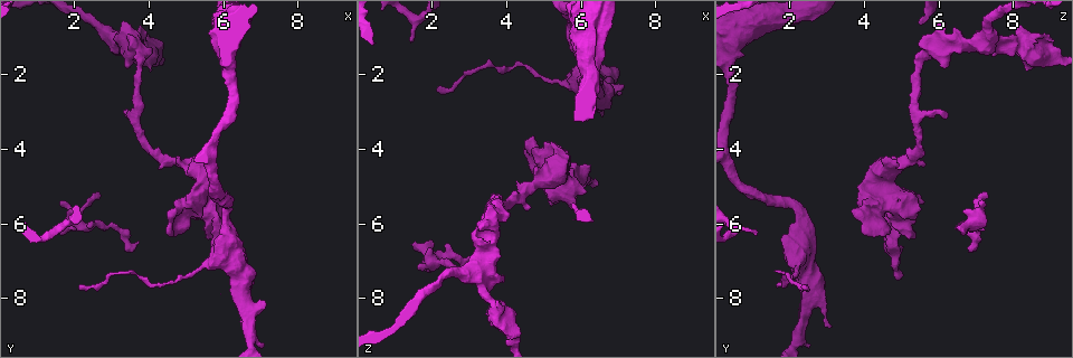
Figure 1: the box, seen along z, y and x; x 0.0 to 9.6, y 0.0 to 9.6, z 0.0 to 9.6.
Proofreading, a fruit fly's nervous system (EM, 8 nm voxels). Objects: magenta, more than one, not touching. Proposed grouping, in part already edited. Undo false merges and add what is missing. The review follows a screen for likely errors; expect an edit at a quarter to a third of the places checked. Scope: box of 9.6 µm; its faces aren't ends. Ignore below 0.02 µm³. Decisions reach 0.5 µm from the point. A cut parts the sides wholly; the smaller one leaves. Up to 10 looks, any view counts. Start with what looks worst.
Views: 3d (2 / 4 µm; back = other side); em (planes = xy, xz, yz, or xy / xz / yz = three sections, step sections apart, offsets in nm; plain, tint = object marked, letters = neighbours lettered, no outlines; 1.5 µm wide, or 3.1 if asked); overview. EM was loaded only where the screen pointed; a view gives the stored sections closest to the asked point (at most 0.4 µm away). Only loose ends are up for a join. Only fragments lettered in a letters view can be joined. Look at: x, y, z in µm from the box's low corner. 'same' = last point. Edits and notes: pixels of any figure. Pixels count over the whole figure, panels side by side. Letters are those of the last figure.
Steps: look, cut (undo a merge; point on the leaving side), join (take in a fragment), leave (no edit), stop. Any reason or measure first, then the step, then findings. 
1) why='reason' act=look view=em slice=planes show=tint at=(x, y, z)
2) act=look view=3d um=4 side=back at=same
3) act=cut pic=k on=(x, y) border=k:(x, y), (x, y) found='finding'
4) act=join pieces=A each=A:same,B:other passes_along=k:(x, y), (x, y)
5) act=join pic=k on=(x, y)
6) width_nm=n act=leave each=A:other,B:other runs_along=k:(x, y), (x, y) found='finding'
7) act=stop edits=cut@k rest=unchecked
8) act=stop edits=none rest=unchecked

why='an open end' act=look view=3d um=4 at=(1.45, 6.15, 6.50)

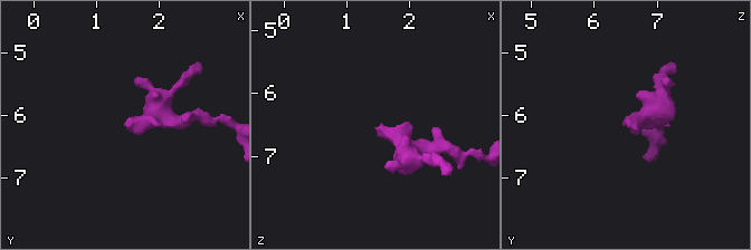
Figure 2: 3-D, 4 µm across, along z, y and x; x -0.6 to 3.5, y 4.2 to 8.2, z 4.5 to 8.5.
act=look view=em slice=planes show=letters at=(1.50, 6.10, 6.55)

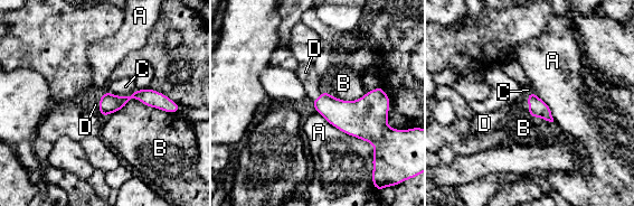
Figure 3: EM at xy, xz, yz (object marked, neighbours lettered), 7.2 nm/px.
act=join pieces=D each=A:other,B:other,C:other,D:same passes_along=3:(537, 108), (528, 104), (497, 116) found='it goes on there'

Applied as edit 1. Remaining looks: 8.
act=look view=overview

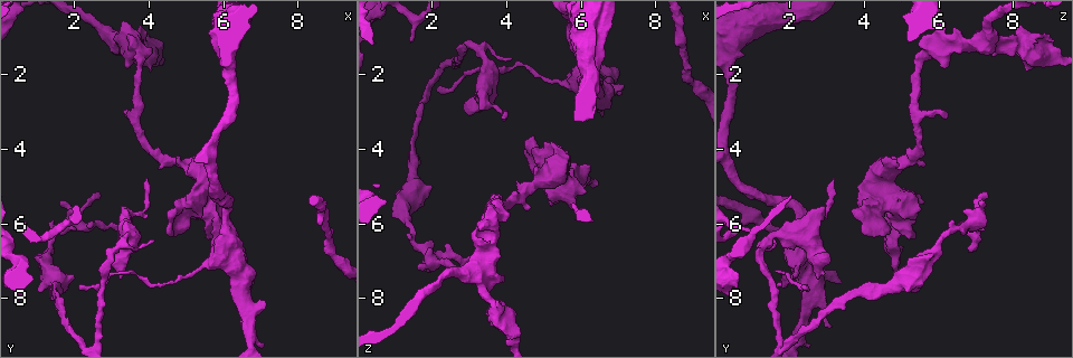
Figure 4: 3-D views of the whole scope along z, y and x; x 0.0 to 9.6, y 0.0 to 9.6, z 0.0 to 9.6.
why='tapers out' act=look view=3d um=4 at=(1.45, 6.20, 1.05)

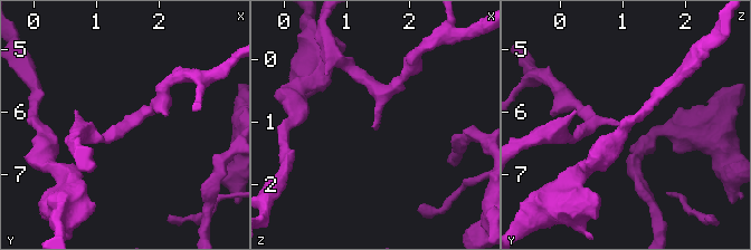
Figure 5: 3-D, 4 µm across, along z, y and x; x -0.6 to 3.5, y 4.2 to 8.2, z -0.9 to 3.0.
why='shape alone is not enough' act=look view=em slice=xy step=8 show=letters at=(1.45, 6.25, 1.10)

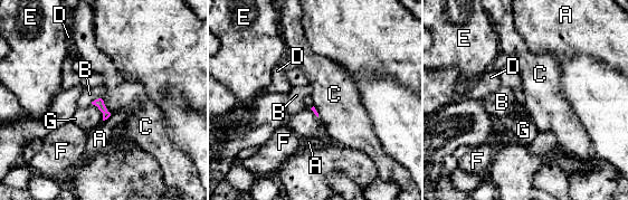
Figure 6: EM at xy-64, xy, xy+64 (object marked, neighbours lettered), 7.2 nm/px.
act=leave each=A:other,B:other,C:other,D:other,E:other,F:other,G:other border=6:(91, 103), (101, 112), (103, 120) found='no lettered fragment goes on from it'

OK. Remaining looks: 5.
why='free end' act=look view=3d um=4 side=back at=(7.10, 8.05, 2.45)

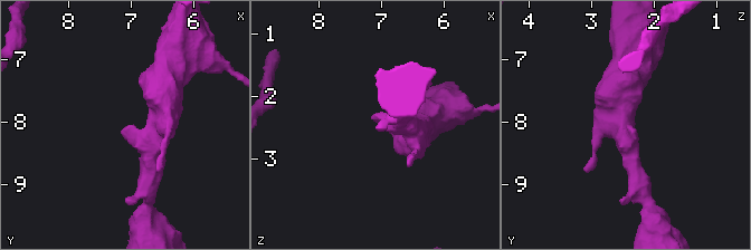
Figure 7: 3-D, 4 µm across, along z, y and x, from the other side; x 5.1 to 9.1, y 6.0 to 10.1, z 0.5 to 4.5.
arm_widths_nm=280,460 why='now the EM' act=look view=em slice=planes show=tint at=(7.10, 8.10, 2.45)

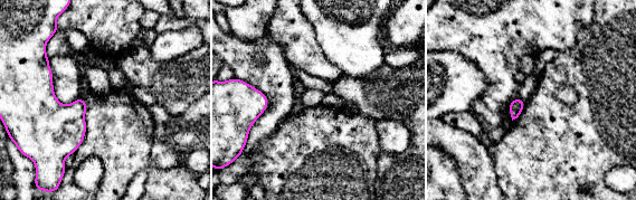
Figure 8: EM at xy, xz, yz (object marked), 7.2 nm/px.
act=look view=em slice=planes show=letters at=same

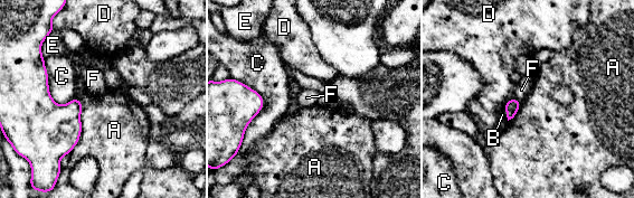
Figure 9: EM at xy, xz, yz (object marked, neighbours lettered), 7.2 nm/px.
act=leave each=A:other,B:other,C:other,D:other,E:other,F:other border=9:(77, 97), (81, 138), (68, 153) found='no lettered fragment goes on from it'

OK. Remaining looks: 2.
act=stop edits=join@3 rest=unchecked

